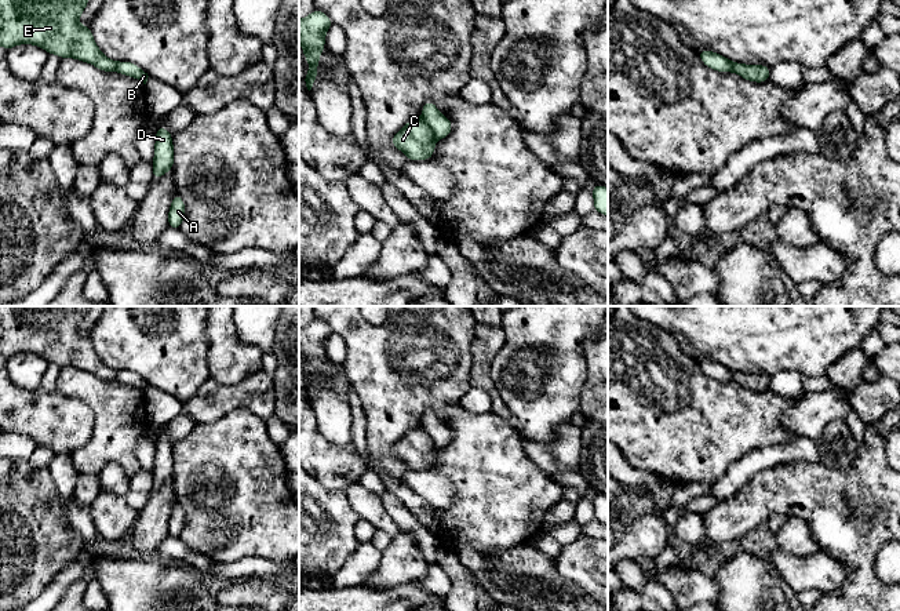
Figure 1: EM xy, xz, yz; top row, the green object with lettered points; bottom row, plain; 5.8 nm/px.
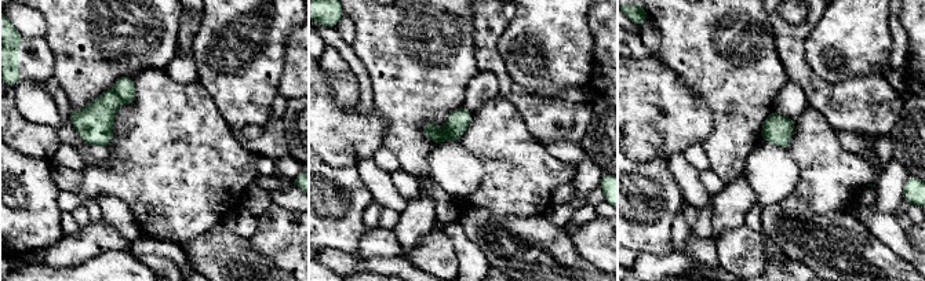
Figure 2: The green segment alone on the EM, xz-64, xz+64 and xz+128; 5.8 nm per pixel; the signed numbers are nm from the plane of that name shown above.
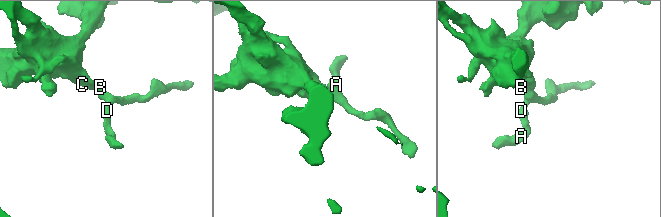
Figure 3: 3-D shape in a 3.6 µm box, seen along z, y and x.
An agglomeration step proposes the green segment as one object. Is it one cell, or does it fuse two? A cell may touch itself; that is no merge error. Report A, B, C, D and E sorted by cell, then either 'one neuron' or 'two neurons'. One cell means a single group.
groups A B D / C E; two neurons

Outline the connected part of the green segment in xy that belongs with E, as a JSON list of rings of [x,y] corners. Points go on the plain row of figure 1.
[[[0,306],[0,354],[7,360],[19,353],[41,356],[48,363],[88,371],[103,381],[117,381],[116,370],[105,365],[90,335],[79,331],[90,306]]]

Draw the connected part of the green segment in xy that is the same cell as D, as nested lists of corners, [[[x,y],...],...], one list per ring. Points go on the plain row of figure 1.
[[[164,436],[156,439],[153,488],[158,488],[174,476],[172,444]]]

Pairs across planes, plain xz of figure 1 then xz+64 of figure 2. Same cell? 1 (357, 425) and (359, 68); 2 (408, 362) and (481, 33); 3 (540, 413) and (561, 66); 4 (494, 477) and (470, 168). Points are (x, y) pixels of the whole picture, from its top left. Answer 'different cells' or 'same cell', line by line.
1: same cell
2: different cells
3: same cell
4: different cells

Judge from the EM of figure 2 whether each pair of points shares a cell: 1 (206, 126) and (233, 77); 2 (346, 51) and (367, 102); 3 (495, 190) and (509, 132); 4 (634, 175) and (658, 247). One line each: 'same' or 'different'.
1: different
2: same
3: same
4: same

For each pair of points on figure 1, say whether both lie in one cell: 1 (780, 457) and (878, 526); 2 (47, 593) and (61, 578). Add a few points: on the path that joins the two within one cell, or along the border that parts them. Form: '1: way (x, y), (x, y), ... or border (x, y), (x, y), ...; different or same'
1: border (819, 459), (790, 461), (758, 473); different
2: way (51, 589), (58, 582); same

